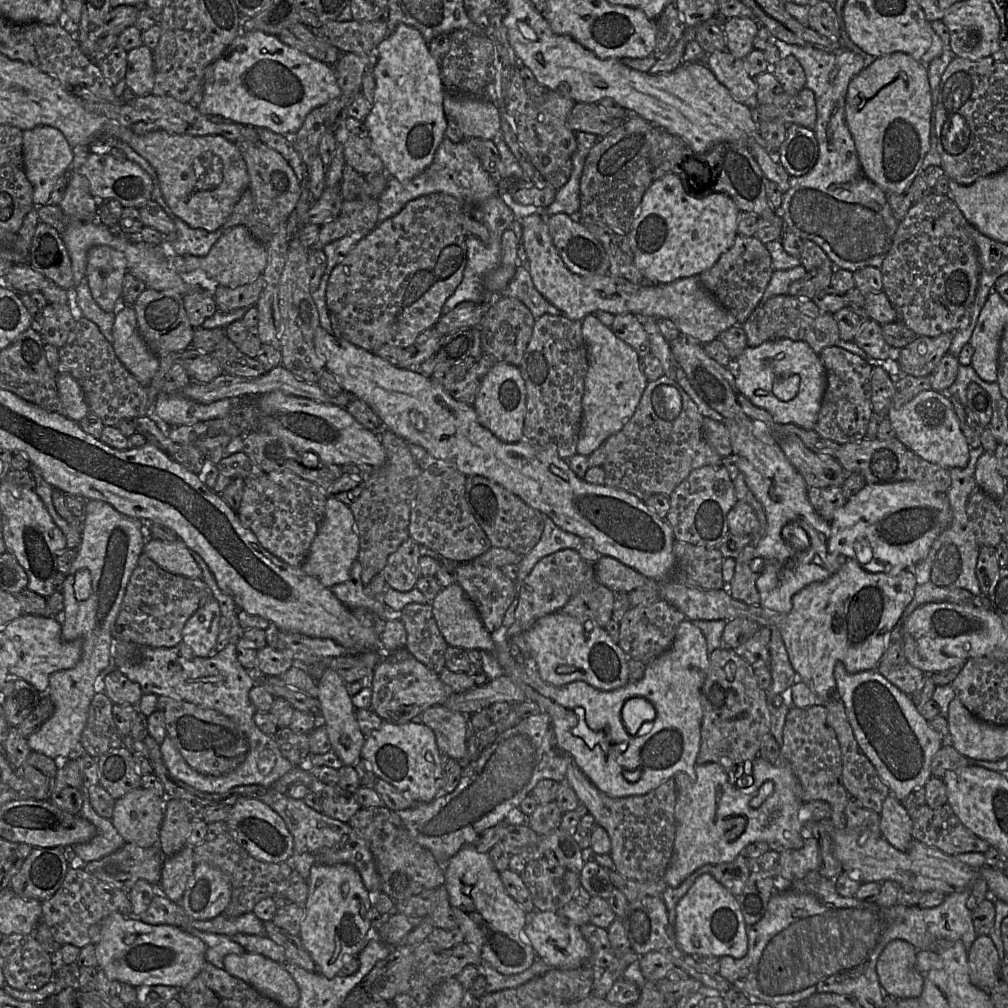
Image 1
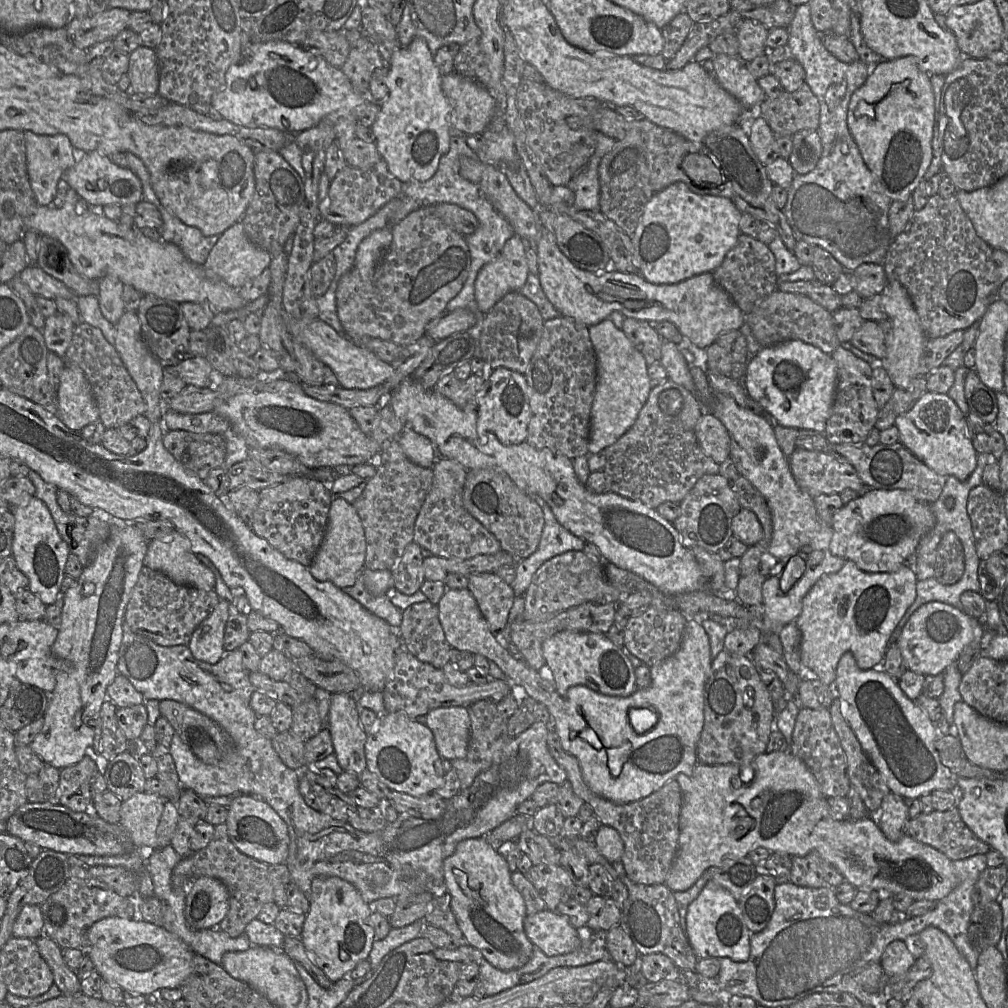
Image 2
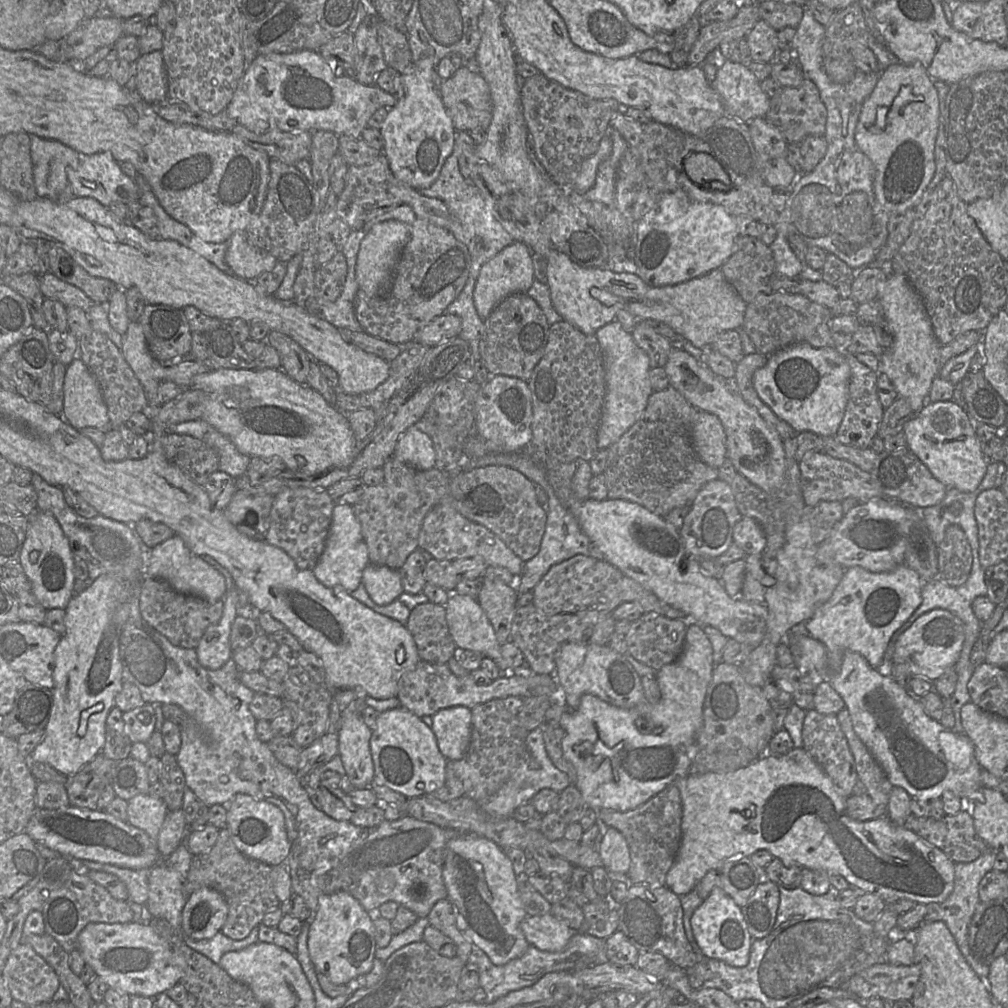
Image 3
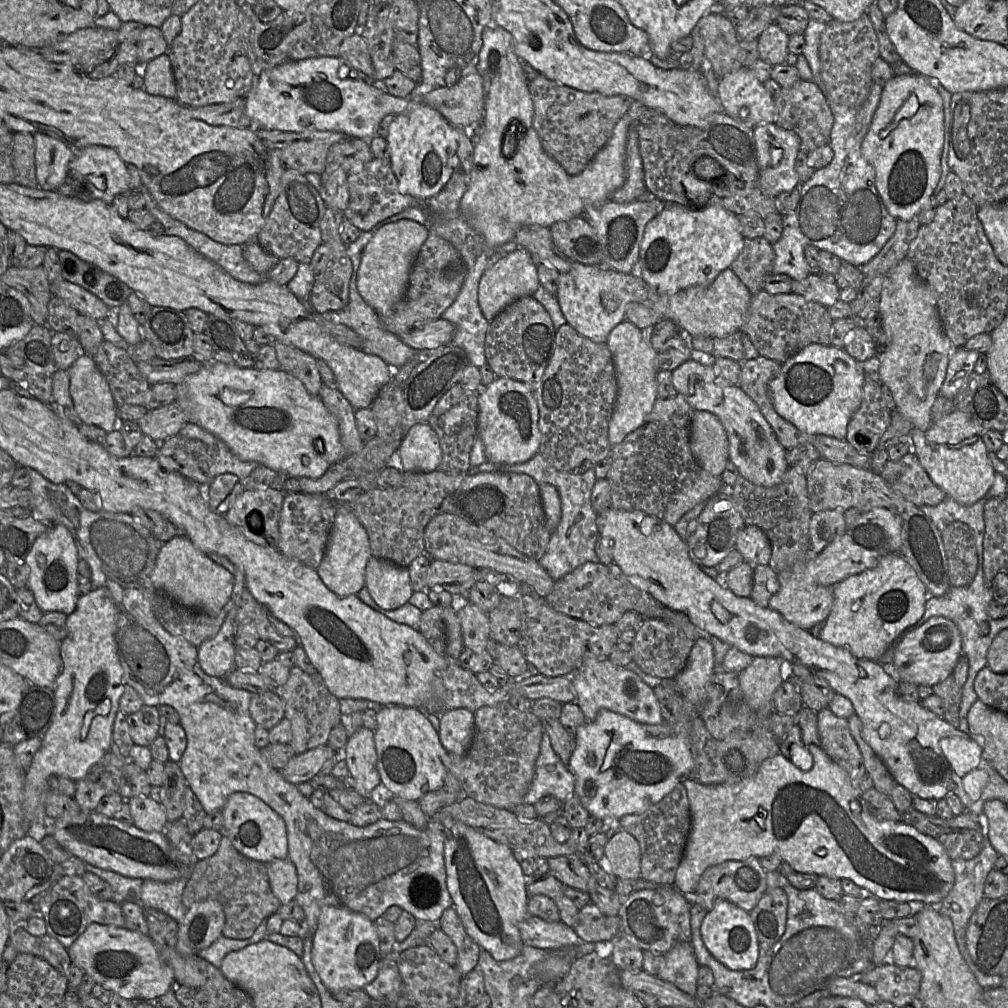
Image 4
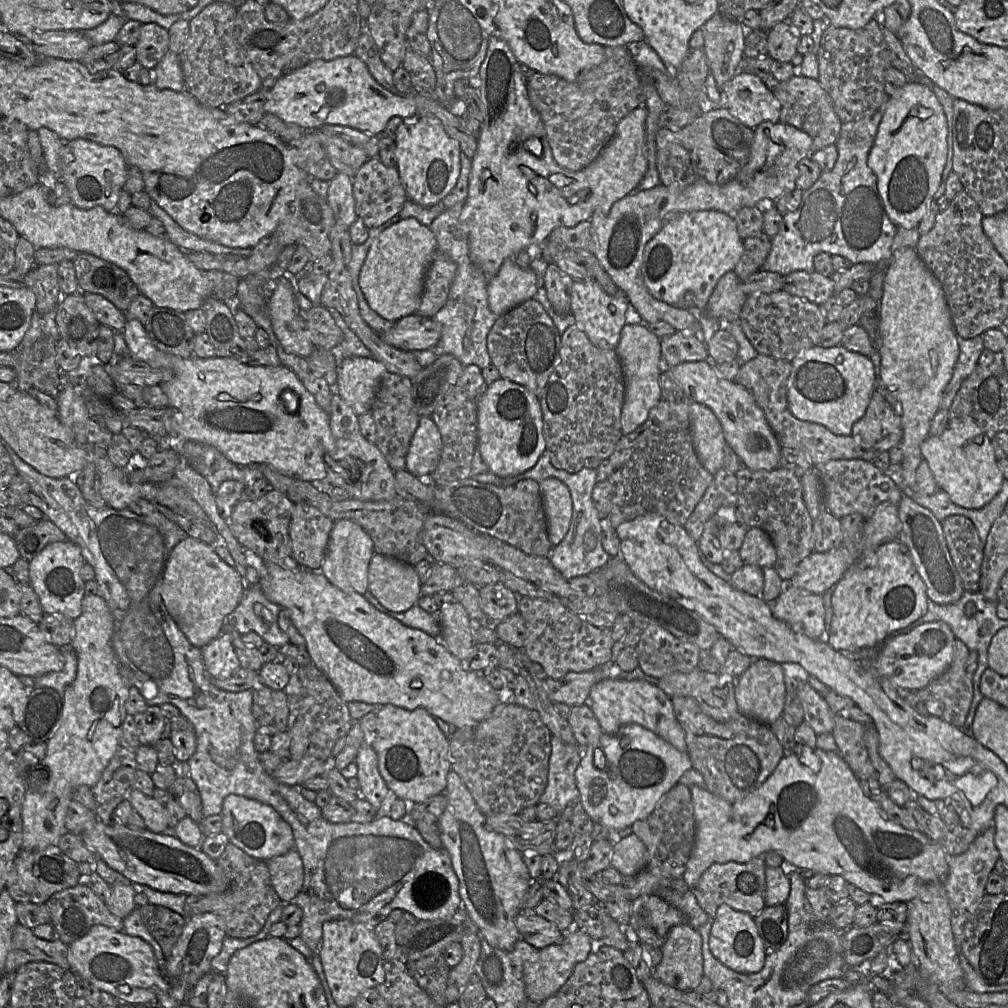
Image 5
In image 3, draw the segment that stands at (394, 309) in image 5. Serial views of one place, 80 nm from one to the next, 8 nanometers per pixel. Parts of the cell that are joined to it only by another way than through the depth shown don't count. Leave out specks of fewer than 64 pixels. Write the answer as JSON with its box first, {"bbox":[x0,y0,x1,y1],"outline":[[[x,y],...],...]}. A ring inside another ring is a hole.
{"bbox":[355,220,409,296],"outline":[[[397,220],[374,225],[363,238],[357,256],[355,276],[358,287],[368,296],[380,295],[389,286],[394,267],[409,238],[409,225]]]}

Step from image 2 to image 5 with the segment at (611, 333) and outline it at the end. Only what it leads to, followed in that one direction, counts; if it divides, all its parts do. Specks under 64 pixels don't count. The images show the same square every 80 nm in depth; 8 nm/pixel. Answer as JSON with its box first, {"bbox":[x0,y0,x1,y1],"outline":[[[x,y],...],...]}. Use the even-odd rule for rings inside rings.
{"bbox":[615,323,666,435],"outline":[[[626,323],[621,330],[620,340],[615,350],[621,362],[625,383],[621,431],[623,435],[628,435],[647,420],[651,409],[661,400],[659,378],[666,367],[662,360],[660,339],[650,332],[644,323]]]}

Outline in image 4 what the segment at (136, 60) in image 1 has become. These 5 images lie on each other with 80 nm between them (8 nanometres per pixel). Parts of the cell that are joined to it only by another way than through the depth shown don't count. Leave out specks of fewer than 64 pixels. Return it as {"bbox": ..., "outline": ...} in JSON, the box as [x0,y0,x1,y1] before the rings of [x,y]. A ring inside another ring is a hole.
{"bbox":[141,54,176,99],"outline":[[[162,54],[141,67],[143,90],[153,96],[176,99],[176,82],[170,58]]]}

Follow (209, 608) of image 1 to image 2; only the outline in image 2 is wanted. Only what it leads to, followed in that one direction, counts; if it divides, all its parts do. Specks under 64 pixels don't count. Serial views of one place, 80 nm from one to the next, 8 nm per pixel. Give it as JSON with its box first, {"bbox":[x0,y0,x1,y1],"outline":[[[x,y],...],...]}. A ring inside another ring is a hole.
{"bbox":[188,598,230,664],"outline":[[[220,598],[212,614],[194,630],[188,647],[197,660],[216,664],[224,656],[224,630],[229,607],[230,603]]]}

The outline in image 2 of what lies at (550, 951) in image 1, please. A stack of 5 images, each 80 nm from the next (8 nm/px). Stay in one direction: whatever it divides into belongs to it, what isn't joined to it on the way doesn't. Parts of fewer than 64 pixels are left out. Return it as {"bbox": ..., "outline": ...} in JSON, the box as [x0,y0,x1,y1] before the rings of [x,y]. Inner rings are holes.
{"bbox":[524,909,580,956],"outline":[[[547,909],[527,915],[524,919],[524,932],[534,948],[547,956],[570,953],[580,943],[577,930],[567,918]]]}

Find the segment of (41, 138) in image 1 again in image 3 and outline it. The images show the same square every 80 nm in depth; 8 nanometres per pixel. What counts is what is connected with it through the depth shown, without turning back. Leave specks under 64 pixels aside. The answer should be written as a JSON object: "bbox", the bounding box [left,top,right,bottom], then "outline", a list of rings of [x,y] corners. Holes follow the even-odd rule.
{"bbox":[29,134,79,199],"outline":[[[29,134],[34,184],[39,198],[55,199],[69,183],[67,167],[79,162],[78,152],[60,141]]]}

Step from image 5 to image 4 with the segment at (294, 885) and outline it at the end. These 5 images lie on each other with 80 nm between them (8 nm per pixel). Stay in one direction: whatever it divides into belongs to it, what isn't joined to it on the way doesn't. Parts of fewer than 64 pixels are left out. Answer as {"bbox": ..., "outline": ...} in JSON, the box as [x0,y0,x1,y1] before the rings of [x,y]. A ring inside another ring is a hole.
{"bbox":[267,857,298,904],"outline":[[[287,857],[267,863],[268,878],[274,895],[282,904],[295,899],[298,875],[294,863]]]}

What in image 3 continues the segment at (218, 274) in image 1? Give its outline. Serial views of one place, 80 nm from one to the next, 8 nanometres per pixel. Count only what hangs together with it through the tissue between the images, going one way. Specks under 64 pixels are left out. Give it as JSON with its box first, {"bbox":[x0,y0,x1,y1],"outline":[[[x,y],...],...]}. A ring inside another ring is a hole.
{"bbox":[225,230,278,280],"outline":[[[245,230],[236,231],[227,241],[227,245],[228,248],[225,254],[226,263],[231,268],[233,274],[243,280],[255,280],[264,272],[271,271],[278,262],[271,254],[251,245],[247,239]]]}

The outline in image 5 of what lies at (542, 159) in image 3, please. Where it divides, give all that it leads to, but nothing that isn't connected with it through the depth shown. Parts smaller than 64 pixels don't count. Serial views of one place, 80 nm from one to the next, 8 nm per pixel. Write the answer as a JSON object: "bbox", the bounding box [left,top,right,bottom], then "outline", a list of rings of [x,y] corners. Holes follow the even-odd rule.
{"bbox":[527,46,645,171],"outline":[[[627,46],[605,47],[606,57],[575,81],[536,72],[527,81],[528,96],[540,115],[554,160],[570,171],[591,164],[613,138],[621,120],[643,106],[645,80]]]}

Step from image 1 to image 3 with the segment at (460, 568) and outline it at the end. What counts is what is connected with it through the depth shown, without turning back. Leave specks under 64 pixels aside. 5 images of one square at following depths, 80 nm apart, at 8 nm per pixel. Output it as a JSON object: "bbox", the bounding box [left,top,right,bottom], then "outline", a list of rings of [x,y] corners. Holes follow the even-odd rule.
{"bbox":[477,578,518,644],"outline":[[[482,578],[482,587],[477,601],[487,615],[501,644],[510,640],[518,595],[515,584],[507,585],[499,579]]]}

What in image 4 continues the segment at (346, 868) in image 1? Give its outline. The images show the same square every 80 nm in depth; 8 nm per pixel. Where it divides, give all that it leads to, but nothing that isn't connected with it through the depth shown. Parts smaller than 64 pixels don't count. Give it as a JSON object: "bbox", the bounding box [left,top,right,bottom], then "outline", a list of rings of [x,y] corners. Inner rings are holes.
{"bbox":[312,906,382,994],"outline":[[[325,906],[312,940],[312,963],[331,994],[341,989],[363,989],[376,978],[382,959],[379,938],[374,922],[365,915],[342,906]]]}

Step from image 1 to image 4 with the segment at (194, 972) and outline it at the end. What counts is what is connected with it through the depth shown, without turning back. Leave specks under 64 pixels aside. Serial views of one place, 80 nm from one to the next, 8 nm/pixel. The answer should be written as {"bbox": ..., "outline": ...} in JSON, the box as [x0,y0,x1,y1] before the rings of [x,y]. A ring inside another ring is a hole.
{"bbox":[68,923,173,1002],"outline":[[[91,923],[68,948],[71,962],[82,968],[96,983],[131,1001],[157,1002],[157,999],[173,988],[173,969],[162,959],[153,940],[148,935],[125,927]]]}

